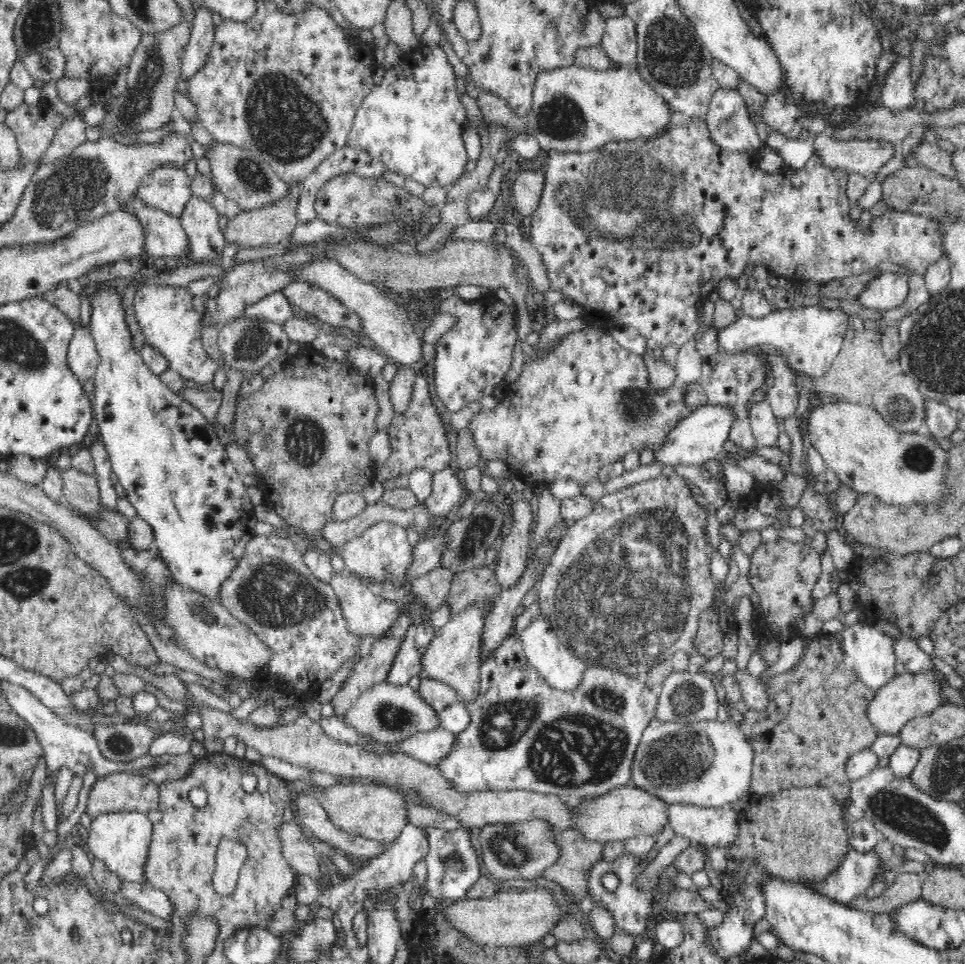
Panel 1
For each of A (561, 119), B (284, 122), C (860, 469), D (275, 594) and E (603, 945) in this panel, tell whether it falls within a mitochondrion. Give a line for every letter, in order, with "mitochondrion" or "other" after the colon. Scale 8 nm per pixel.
A: mitochondrion
B: mitochondrion
C: other
D: mitochondrion
E: other

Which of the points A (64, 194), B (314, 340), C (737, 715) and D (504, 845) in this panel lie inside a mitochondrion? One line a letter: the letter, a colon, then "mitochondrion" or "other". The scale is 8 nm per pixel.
A: mitochondrion
B: other
C: other
D: mitochondrion

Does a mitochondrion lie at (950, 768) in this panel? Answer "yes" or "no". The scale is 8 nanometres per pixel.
yes

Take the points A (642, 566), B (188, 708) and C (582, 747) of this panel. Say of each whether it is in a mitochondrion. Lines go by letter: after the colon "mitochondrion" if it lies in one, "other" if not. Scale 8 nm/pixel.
A: mitochondrion
B: other
C: mitochondrion

